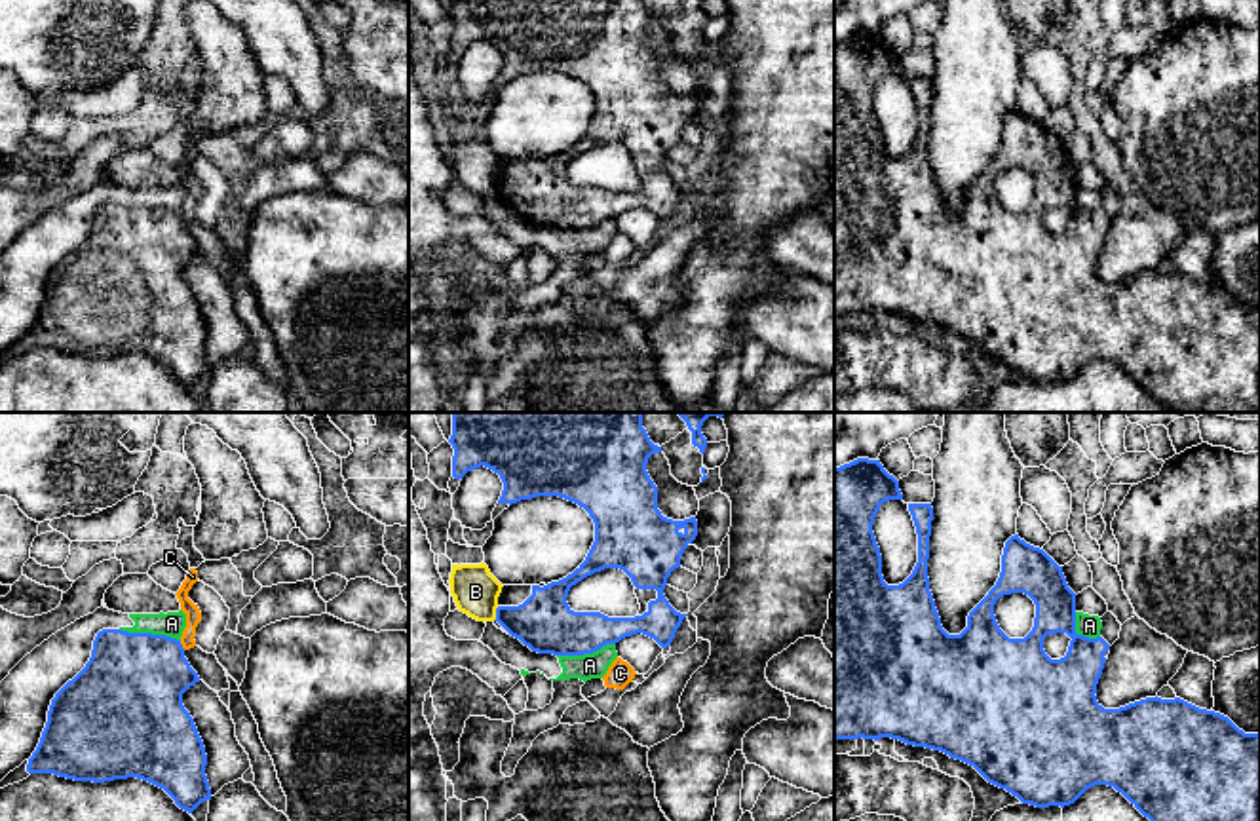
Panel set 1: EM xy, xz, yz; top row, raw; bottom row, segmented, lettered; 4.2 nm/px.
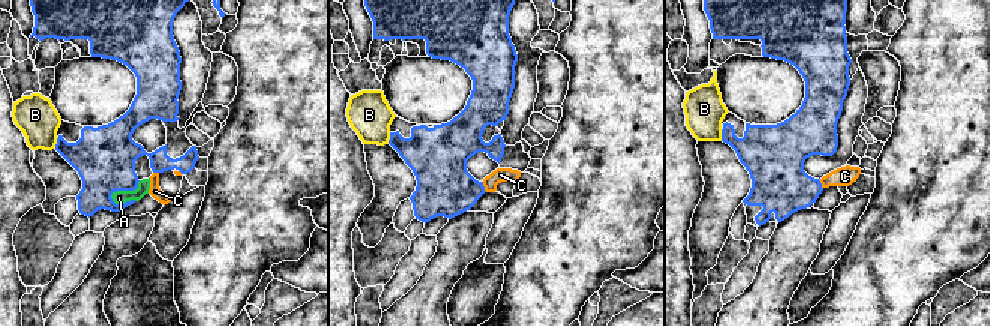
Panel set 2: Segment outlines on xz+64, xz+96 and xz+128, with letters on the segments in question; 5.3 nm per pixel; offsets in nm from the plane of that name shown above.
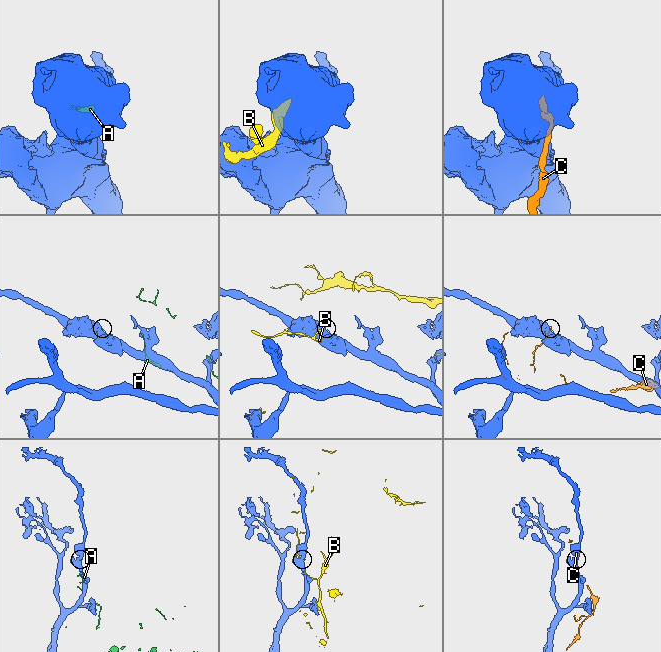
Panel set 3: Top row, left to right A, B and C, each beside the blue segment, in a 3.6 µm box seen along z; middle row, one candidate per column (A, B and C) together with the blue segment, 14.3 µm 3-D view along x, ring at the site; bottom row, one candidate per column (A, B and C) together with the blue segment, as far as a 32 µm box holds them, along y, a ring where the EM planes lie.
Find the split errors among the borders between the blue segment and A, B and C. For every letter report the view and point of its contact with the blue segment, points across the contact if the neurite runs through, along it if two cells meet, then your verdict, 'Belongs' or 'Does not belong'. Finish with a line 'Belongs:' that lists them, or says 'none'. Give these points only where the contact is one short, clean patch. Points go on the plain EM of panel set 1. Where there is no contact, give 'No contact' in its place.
A: Touches blue at xy (151, 208). Does not belong
B: Touches blue at xz (496, 189). Does not belong
C: Touches blue at xy (181, 219). Does not belong
Belongs: none

